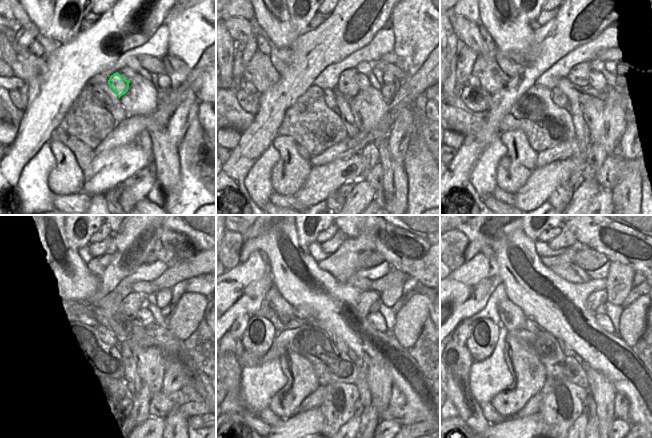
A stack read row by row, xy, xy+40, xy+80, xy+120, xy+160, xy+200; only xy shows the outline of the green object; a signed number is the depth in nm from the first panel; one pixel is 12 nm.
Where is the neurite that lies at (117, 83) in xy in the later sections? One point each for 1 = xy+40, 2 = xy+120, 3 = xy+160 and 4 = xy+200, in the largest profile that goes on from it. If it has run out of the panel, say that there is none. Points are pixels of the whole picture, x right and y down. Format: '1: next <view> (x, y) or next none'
1: next xy+40 (351, 81)
2: next xy+120 (129, 308)
3: next xy+160 (367, 298)
4: next xy+200 (596, 298)

